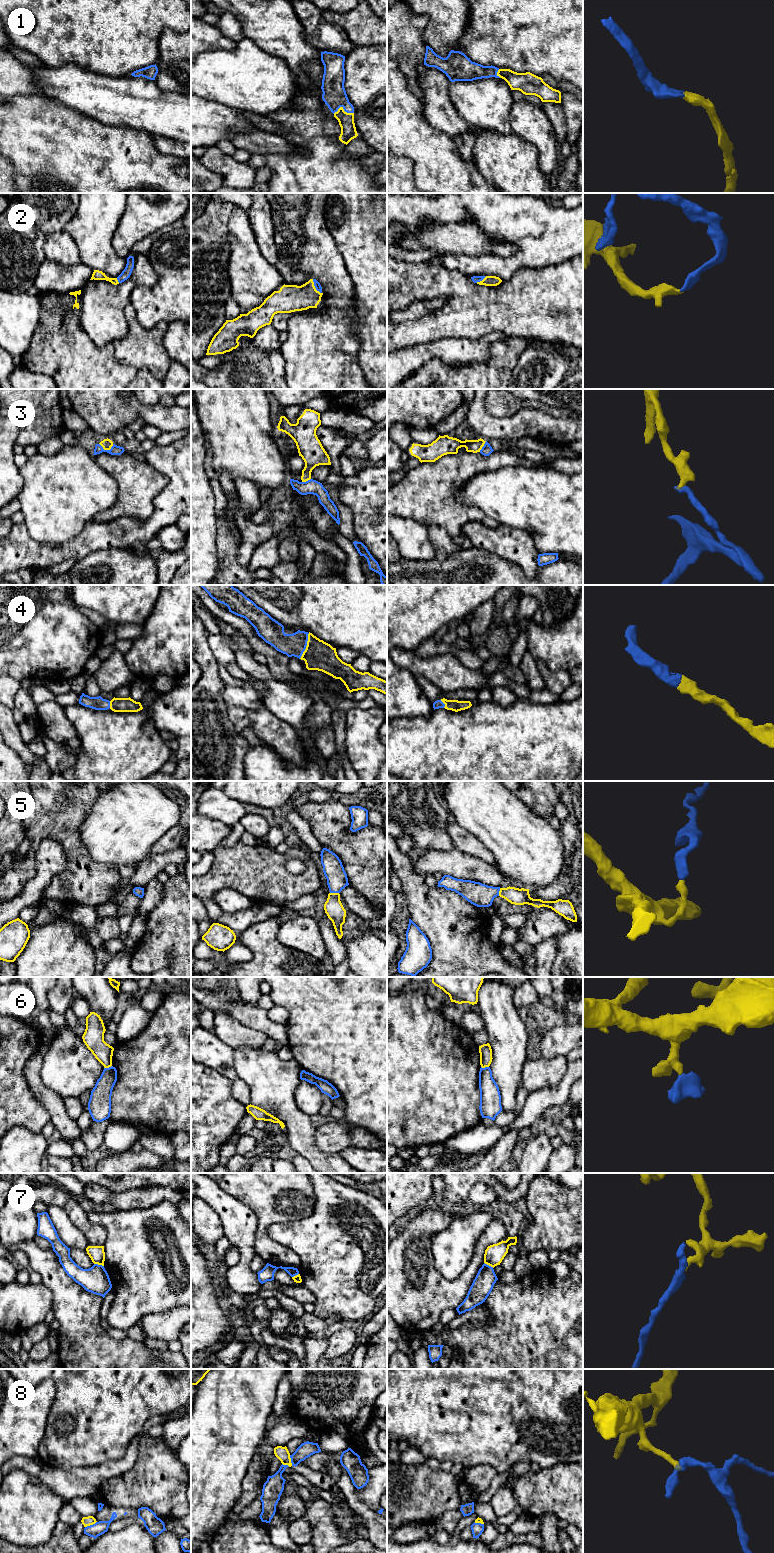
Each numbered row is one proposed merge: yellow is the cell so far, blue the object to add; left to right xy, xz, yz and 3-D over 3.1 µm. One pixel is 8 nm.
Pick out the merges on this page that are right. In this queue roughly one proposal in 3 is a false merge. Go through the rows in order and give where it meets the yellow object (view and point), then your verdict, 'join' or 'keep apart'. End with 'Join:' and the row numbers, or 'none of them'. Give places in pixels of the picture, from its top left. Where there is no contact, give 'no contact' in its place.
1: xz (343, 109) | join
2: xz (314, 287) | join
3: xy (106, 449) | keep apart
4: xz (306, 646) | join
5: xz (334, 893) | join
6: xy (107, 1067) | keep apart
7: xy (99, 1264) | keep apart
8: xy (90, 1524) | keep apart
Join: 1, 2, 4, 5

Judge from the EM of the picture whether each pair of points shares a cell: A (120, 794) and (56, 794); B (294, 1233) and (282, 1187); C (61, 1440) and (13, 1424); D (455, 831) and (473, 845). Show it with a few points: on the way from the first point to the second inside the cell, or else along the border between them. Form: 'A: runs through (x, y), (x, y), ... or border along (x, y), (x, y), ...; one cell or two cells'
A: border along (105, 791), (100, 794), (88, 815); two cells
B: border along (313, 1212), (296, 1220), (275, 1222), (268, 1227); two cells
C: border along (50, 1411), (47, 1417), (45, 1433), (36, 1456); two cells
D: runs through (458, 836), (468, 844); one cell

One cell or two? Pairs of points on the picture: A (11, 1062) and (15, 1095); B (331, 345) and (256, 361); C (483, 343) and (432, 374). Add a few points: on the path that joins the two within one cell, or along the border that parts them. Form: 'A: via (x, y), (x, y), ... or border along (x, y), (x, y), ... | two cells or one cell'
A: via (11, 1070), (11, 1087) | one cell
B: border along (278, 350), (284, 360), (285, 378) | two cells
C: border along (424, 364), (434, 358), (454, 366), (472, 364) | two cells

